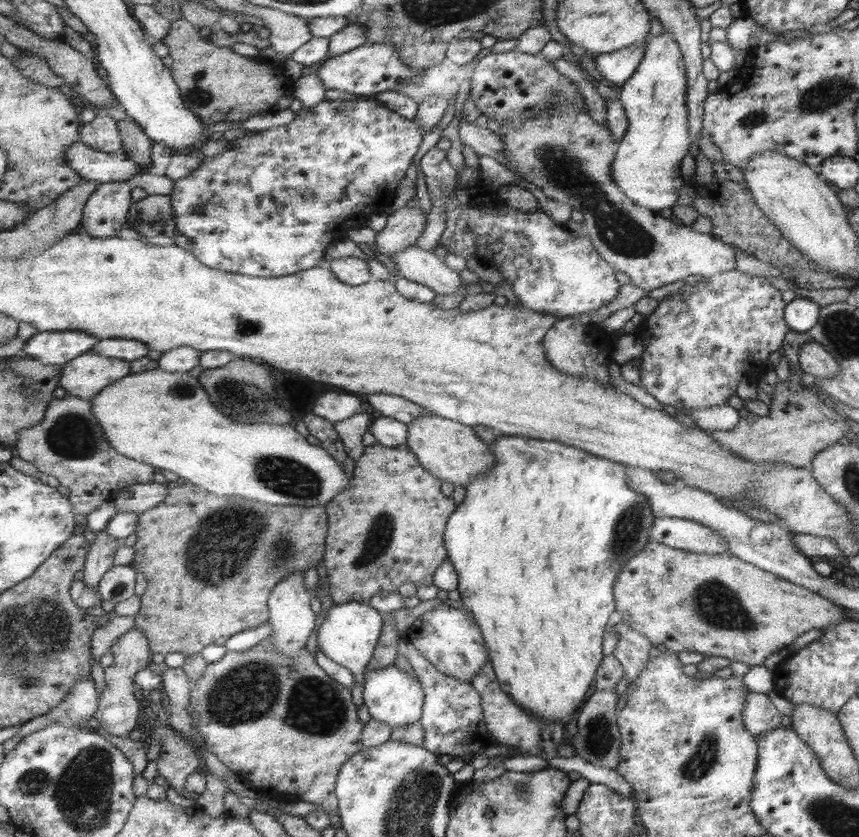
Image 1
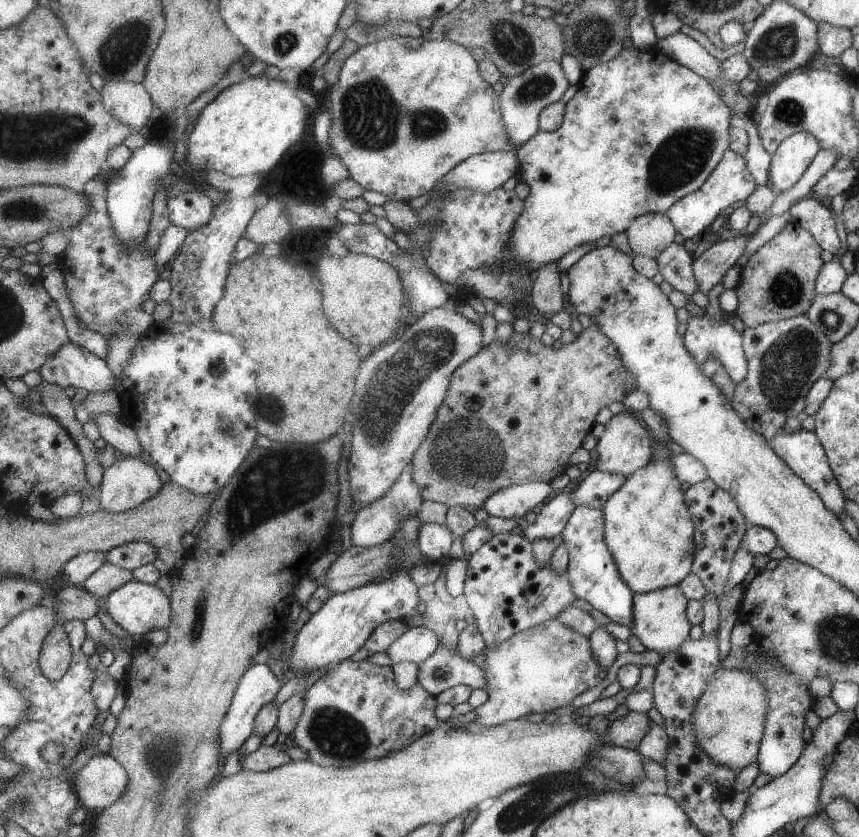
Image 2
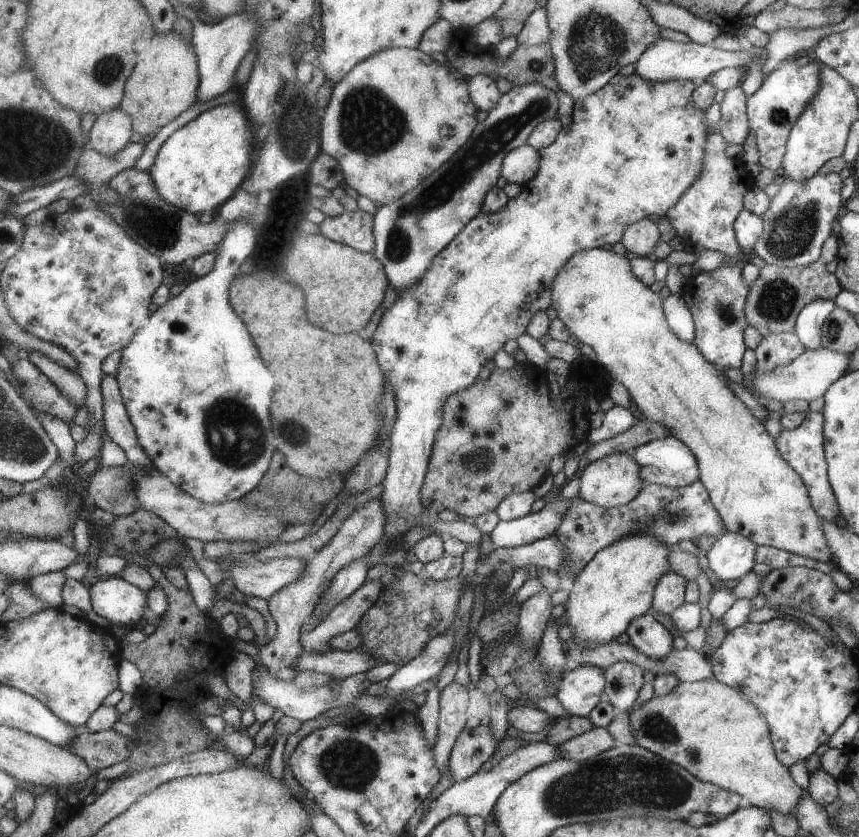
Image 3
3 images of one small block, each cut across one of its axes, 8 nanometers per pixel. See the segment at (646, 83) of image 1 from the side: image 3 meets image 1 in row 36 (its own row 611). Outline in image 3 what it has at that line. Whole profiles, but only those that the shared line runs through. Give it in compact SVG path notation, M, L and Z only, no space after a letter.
M667 572L655 586L655 592L653 592L653 604L649 608L649 612L657 612L657 614L673 614L673 610L681 608L685 604L685 590L687 590L687 582L673 574L673 572Z

